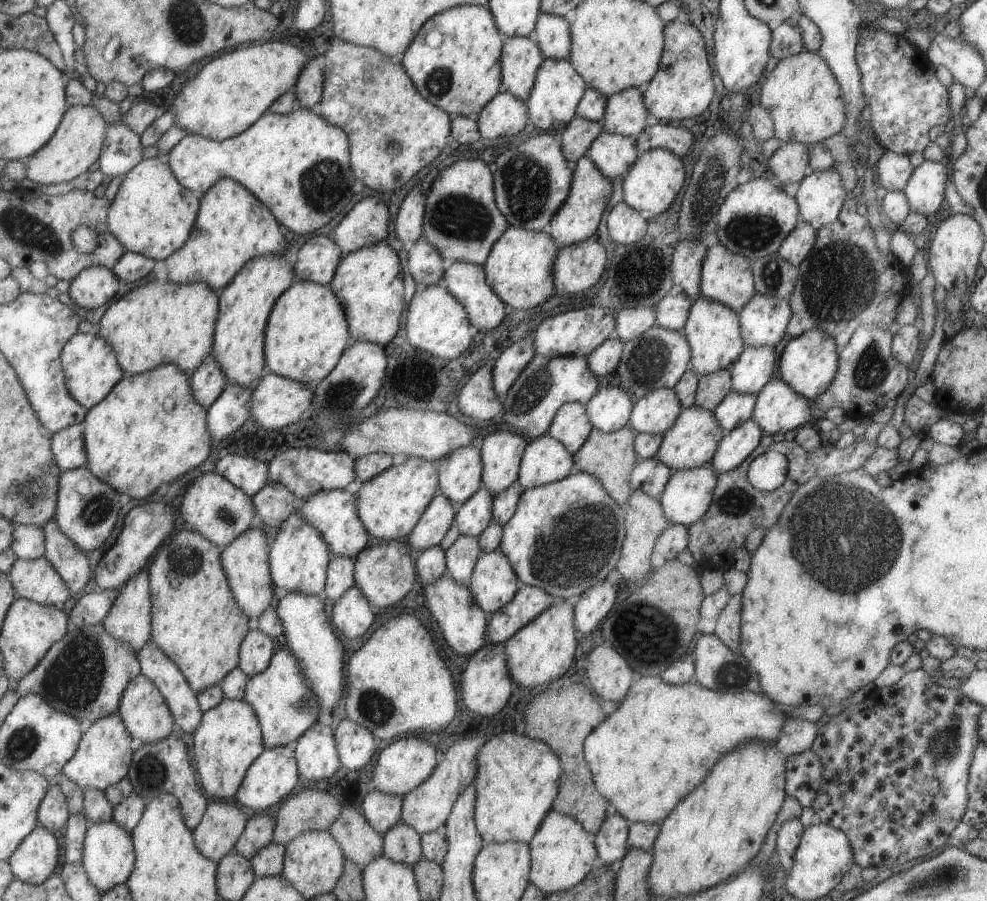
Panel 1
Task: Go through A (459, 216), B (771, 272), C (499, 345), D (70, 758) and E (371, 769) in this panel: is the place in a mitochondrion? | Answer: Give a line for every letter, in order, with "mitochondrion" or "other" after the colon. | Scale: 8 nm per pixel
A: mitochondrion
B: mitochondrion
C: other
D: other
E: other

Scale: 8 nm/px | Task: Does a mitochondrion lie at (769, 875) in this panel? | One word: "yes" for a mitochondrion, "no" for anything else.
no

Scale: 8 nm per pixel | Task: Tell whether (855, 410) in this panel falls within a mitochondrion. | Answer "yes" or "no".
yes

